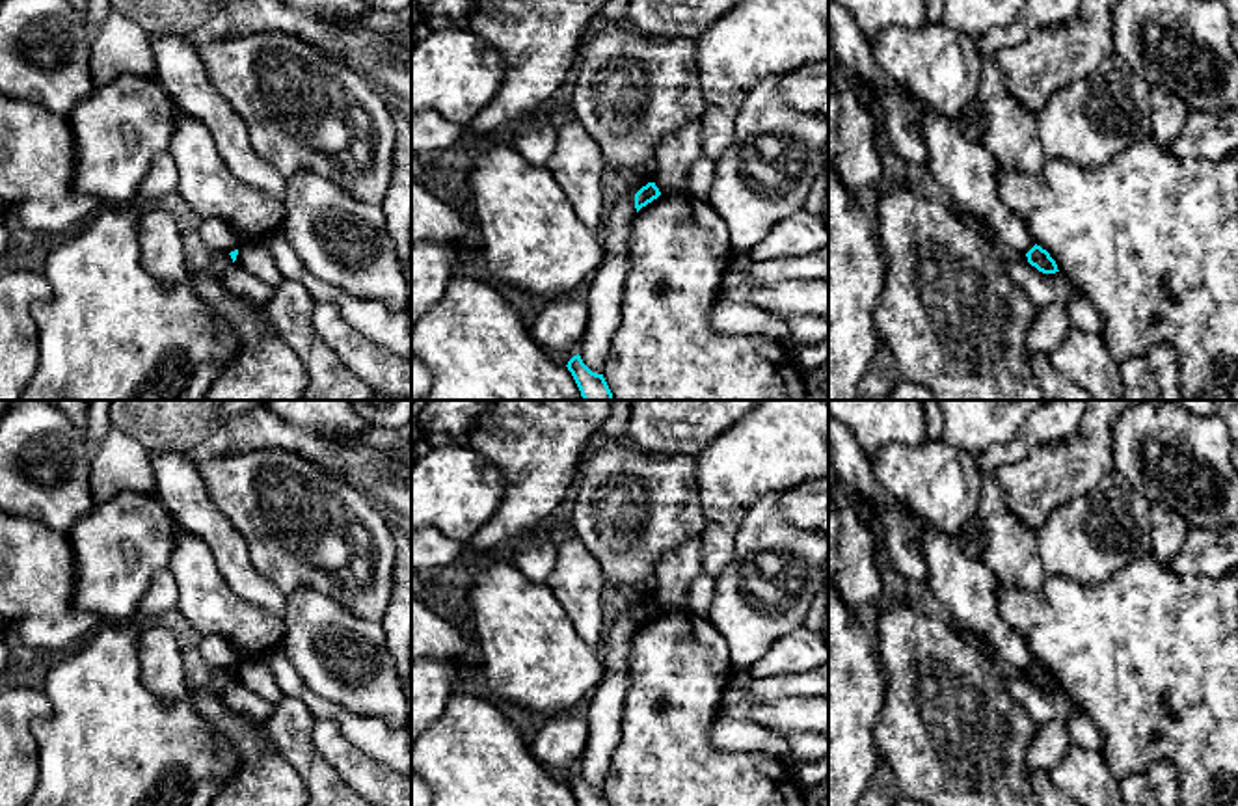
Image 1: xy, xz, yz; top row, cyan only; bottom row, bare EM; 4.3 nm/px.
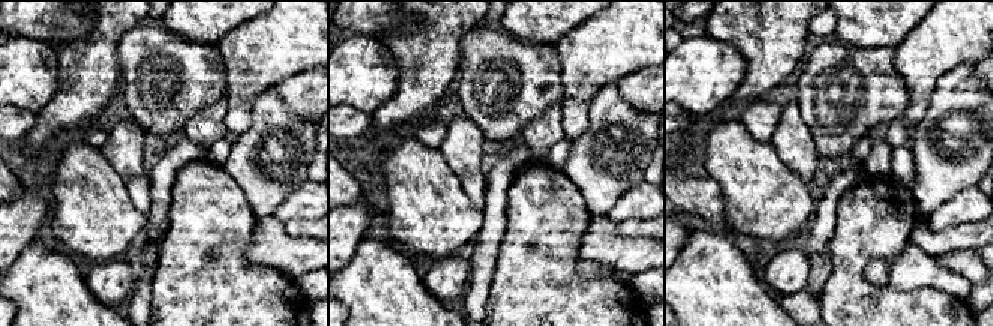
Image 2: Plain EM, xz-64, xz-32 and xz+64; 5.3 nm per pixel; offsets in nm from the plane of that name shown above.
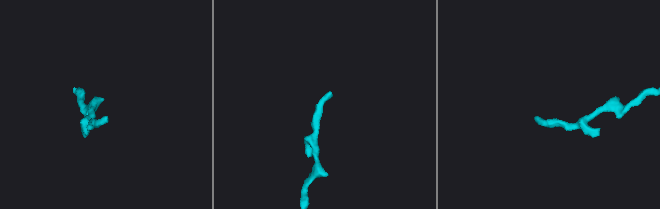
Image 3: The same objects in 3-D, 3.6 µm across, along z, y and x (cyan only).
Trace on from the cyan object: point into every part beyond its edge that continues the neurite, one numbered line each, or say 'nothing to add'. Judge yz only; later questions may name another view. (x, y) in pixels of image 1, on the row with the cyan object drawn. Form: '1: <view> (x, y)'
nothing to add

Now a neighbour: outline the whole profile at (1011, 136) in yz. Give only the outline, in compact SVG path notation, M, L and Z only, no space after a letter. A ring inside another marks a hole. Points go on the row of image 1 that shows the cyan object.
M996 58L983 61L976 99L981 102L985 123L981 147L987 149L1002 168L1037 175L1046 158L1037 132L1037 119L1024 104L1007 93Z

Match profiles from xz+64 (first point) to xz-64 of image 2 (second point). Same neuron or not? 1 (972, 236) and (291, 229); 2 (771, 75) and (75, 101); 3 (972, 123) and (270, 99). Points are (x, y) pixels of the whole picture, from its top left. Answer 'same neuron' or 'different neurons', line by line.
1: same neuron
2: same neuron
3: same neuron

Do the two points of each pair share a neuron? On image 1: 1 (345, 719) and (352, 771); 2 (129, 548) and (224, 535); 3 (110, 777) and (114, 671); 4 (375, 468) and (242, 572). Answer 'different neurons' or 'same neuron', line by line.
1: different neurons
2: different neurons
3: same neuron
4: different neurons

